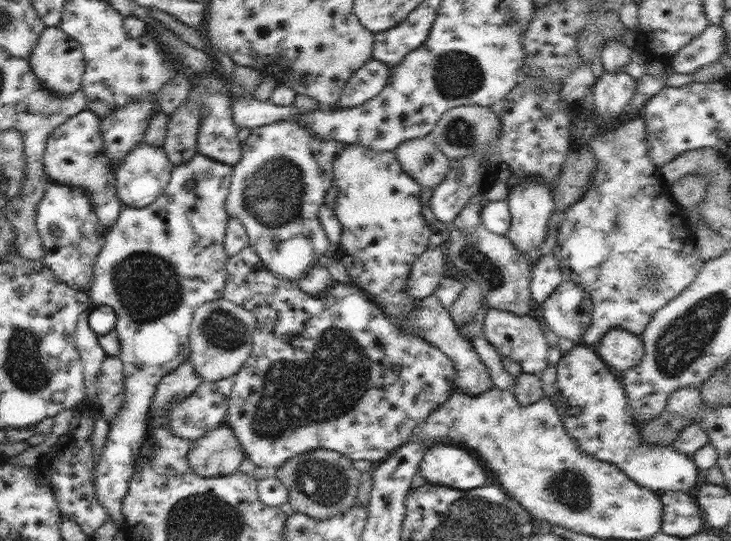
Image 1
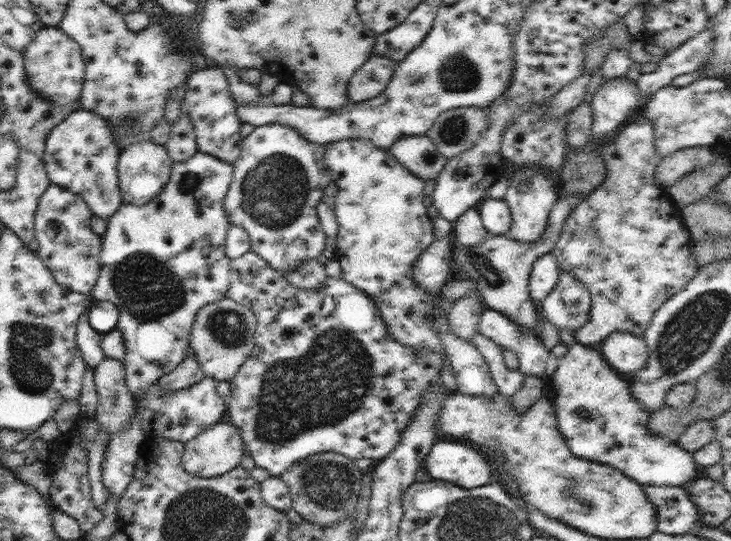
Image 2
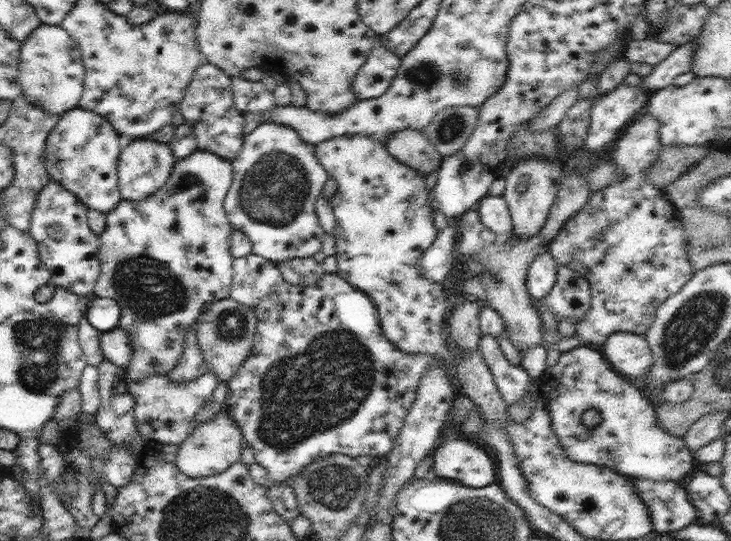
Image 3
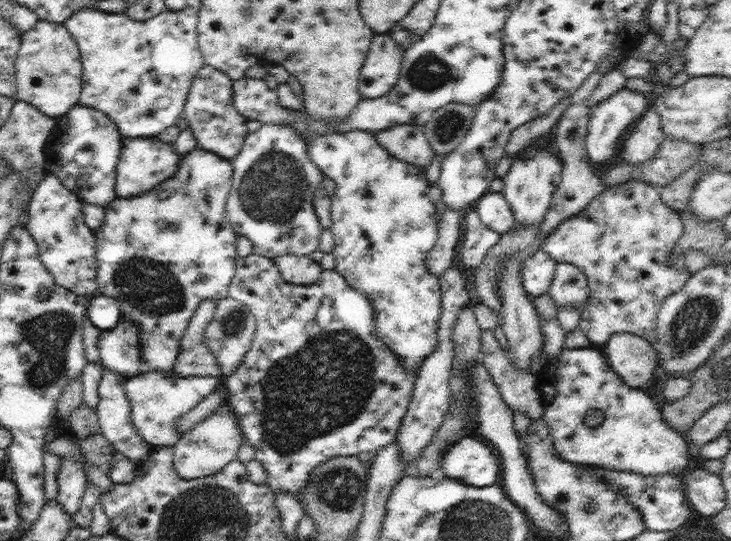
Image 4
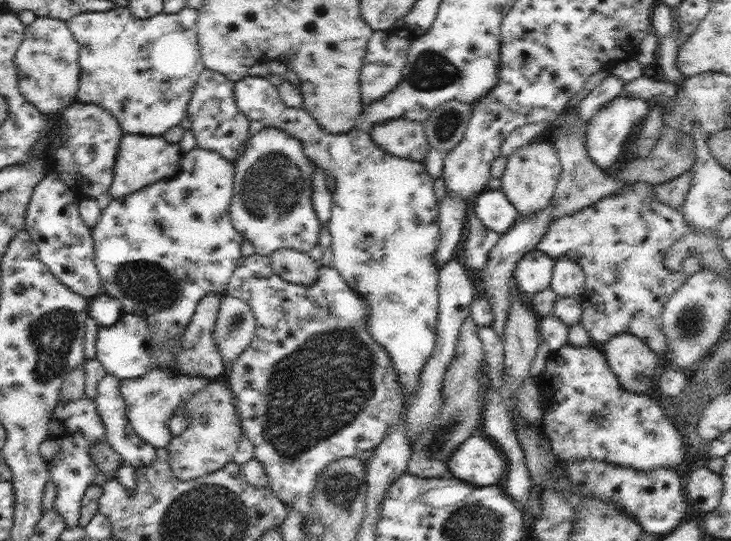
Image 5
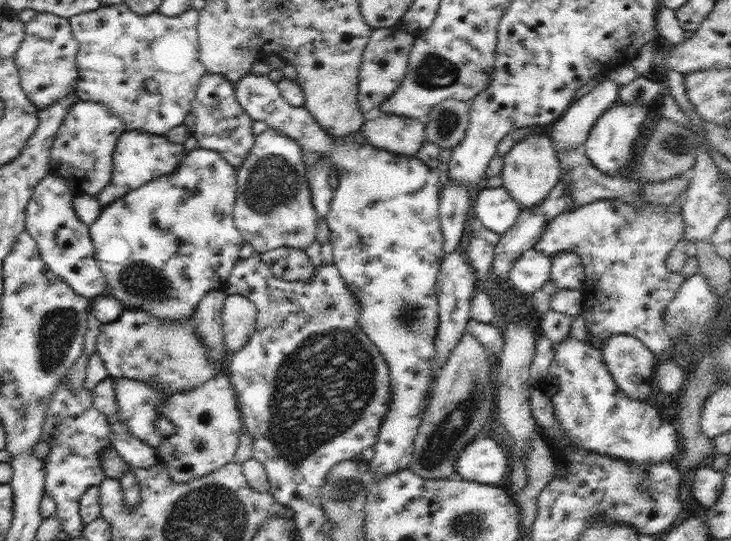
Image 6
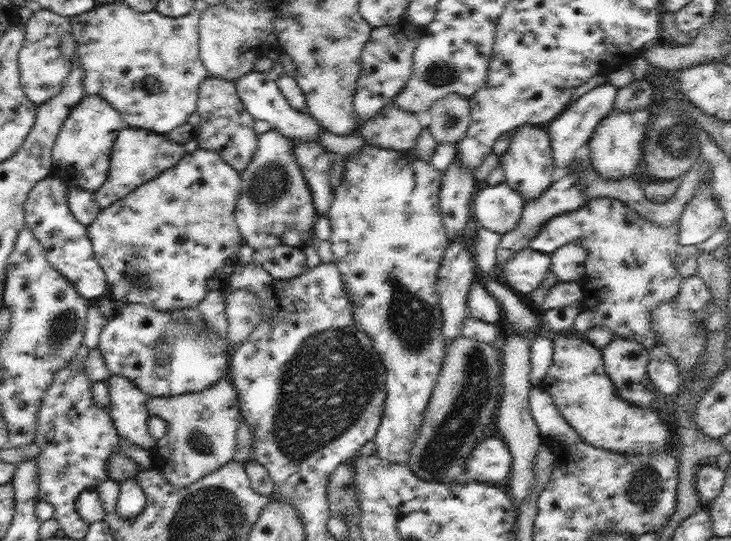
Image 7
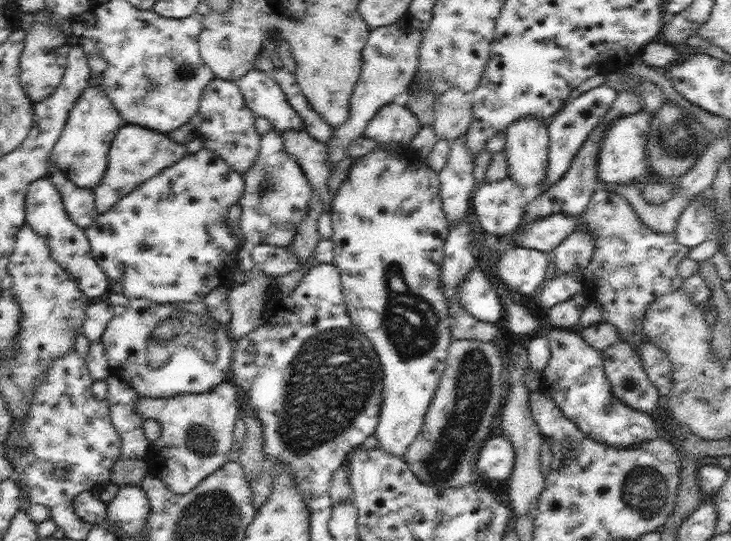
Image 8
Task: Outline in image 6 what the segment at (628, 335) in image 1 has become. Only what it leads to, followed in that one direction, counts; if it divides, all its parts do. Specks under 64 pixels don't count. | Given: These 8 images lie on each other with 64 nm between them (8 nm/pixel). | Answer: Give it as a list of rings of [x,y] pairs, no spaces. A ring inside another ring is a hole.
[[[612,335],[601,349],[608,372],[616,386],[628,397],[647,400],[655,390],[652,373],[656,354],[636,337]]]

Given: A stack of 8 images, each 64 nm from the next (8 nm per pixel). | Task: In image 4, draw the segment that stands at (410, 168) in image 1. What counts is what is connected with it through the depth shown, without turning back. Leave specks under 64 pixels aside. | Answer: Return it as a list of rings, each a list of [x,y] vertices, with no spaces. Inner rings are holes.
[[[400,123],[374,134],[380,146],[410,164],[428,168],[437,153],[432,150],[423,127],[414,123]]]

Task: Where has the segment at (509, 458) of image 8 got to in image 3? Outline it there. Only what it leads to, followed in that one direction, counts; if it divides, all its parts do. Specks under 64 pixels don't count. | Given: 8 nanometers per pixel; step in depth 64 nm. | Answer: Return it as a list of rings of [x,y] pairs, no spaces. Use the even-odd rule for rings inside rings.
[[[454,433],[449,435],[446,440],[442,440],[438,446],[433,461],[435,478],[452,479],[464,486],[472,486],[472,488],[483,488],[493,484],[496,480],[498,465],[484,444],[471,442],[468,438]]]

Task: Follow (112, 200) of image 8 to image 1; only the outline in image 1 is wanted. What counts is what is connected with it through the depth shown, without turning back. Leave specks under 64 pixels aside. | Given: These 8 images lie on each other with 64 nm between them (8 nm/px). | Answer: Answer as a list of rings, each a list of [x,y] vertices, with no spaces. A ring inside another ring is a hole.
[[[138,143],[136,147],[126,154],[116,171],[116,195],[122,204],[131,207],[143,207],[153,203],[162,191],[168,186],[172,169],[164,147],[152,146],[148,143]]]

